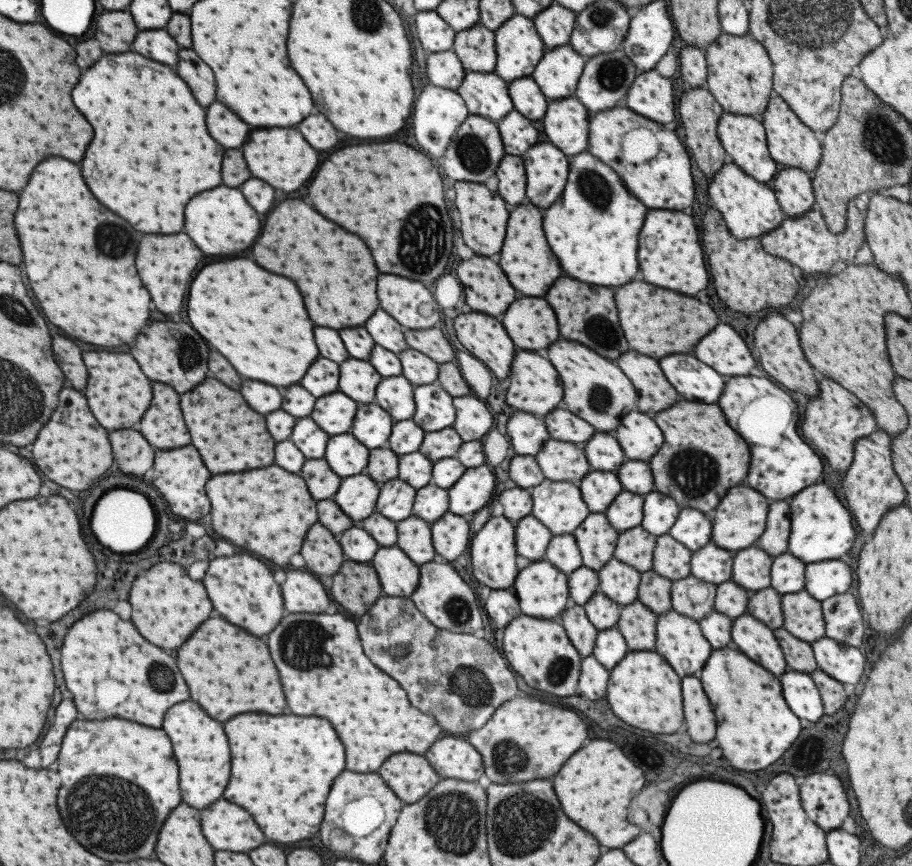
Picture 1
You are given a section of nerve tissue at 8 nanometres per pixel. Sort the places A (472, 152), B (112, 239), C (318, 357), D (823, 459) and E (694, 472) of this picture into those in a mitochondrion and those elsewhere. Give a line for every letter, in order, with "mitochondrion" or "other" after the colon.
A: mitochondrion
B: mitochondrion
C: other
D: other
E: mitochondrion

